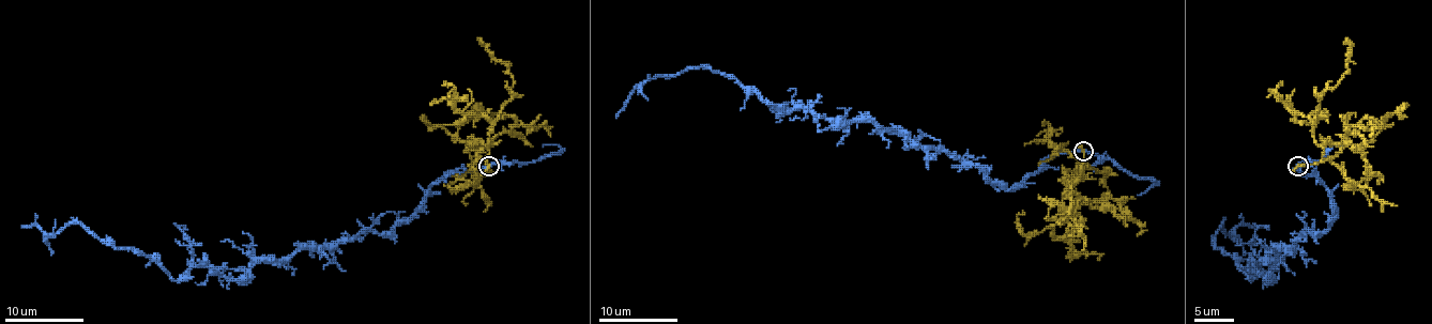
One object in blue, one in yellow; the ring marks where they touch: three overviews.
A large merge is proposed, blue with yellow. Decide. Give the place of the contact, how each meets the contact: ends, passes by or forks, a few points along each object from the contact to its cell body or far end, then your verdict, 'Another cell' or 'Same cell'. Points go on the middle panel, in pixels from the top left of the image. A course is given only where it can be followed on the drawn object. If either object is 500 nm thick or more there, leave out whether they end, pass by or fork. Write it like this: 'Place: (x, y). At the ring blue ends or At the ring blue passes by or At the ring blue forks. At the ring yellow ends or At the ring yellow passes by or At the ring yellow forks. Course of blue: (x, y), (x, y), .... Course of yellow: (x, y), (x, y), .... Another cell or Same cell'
Place: (1083, 151). At the ring blue passes by. At the ring yellow ends. Course of blue: (1084, 151), (1059, 153), (1005, 188), (907, 134), (783, 112), (697, 66), (643, 80), (615, 118). Course of yellow: (1084, 151), (1082, 175), (1084, 176), (1084, 167), (1087, 165), (1106, 175), (1108, 195), (1101, 201), (1072, 201). Another cell

